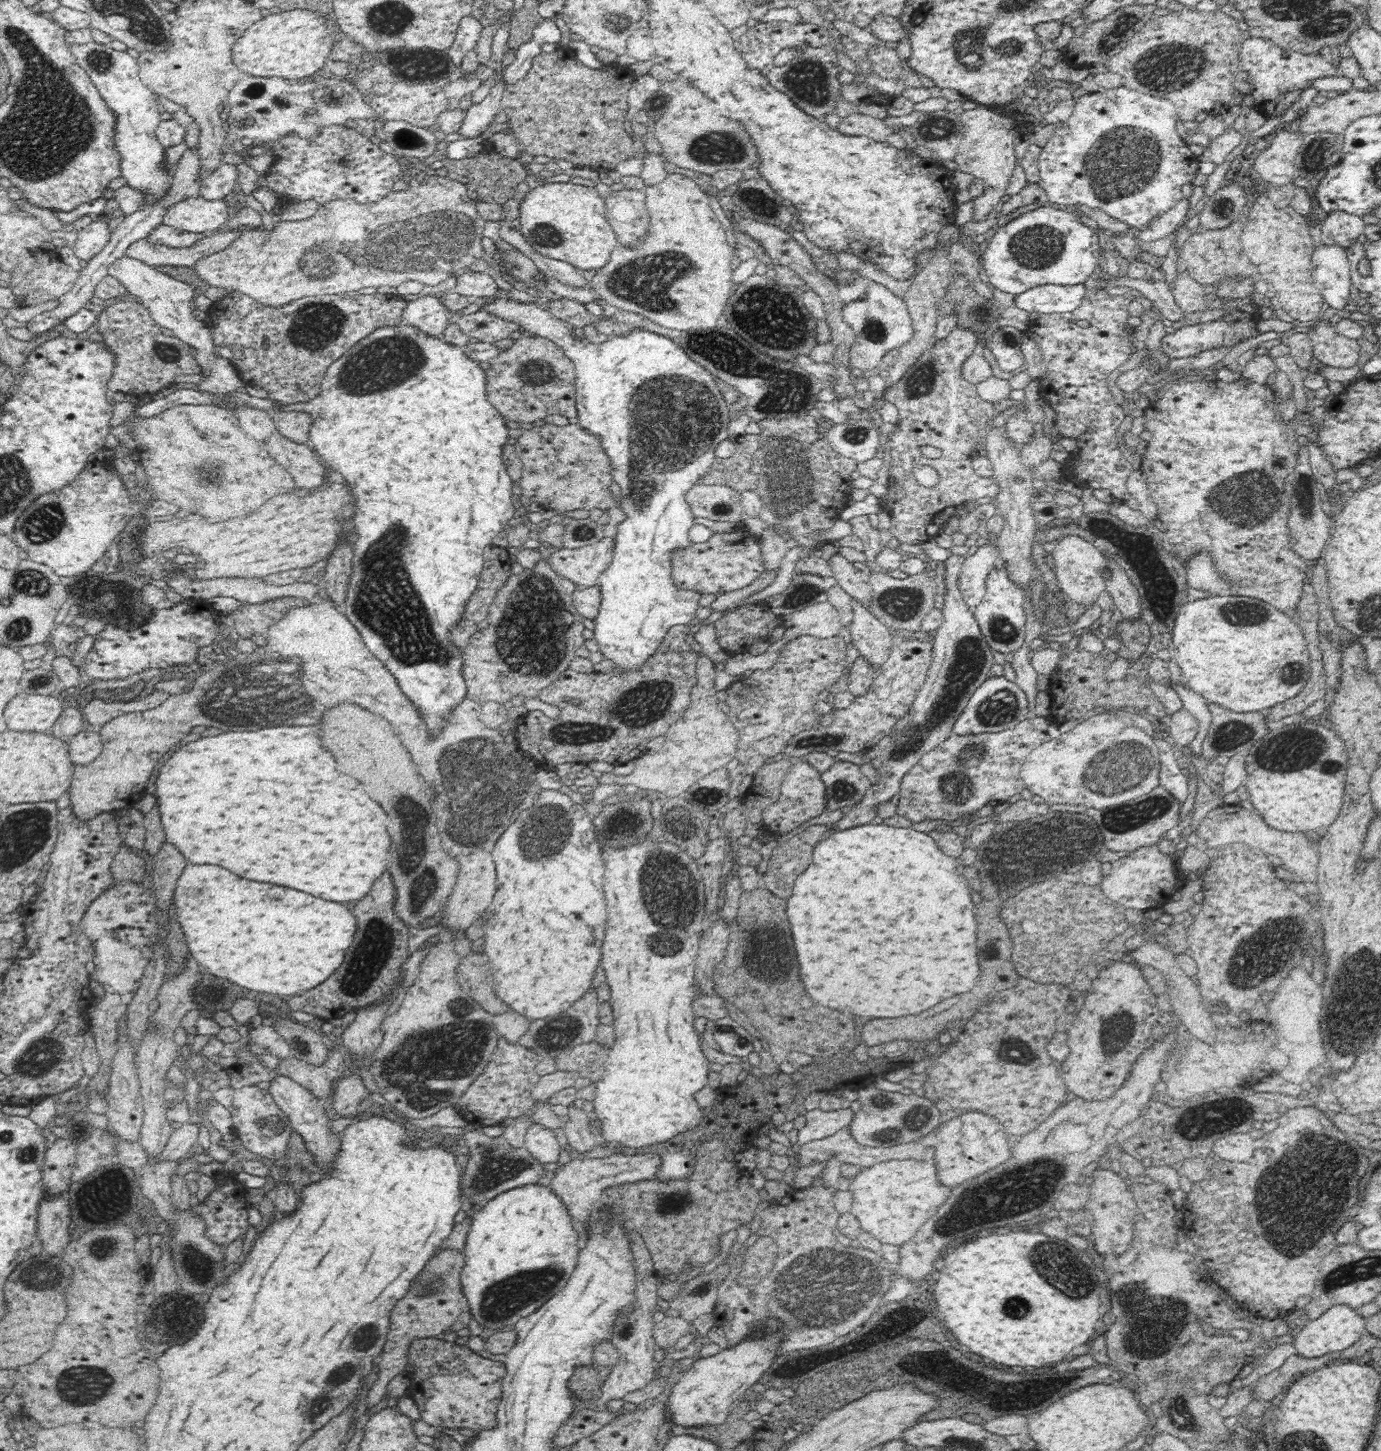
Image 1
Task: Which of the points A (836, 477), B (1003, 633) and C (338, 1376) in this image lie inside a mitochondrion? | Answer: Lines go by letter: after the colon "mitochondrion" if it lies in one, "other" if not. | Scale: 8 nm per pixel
A: other
B: mitochondrion
C: mitochondrion

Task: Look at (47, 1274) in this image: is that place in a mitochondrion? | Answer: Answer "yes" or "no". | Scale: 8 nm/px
yes

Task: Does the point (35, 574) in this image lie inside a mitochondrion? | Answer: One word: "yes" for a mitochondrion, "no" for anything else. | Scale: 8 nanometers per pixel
yes

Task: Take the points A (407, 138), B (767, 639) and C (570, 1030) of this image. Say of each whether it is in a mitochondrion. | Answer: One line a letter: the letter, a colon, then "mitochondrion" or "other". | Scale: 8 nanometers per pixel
A: mitochondrion
B: other
C: other

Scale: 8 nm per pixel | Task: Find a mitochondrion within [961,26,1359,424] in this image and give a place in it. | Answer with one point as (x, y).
(1115, 169)

